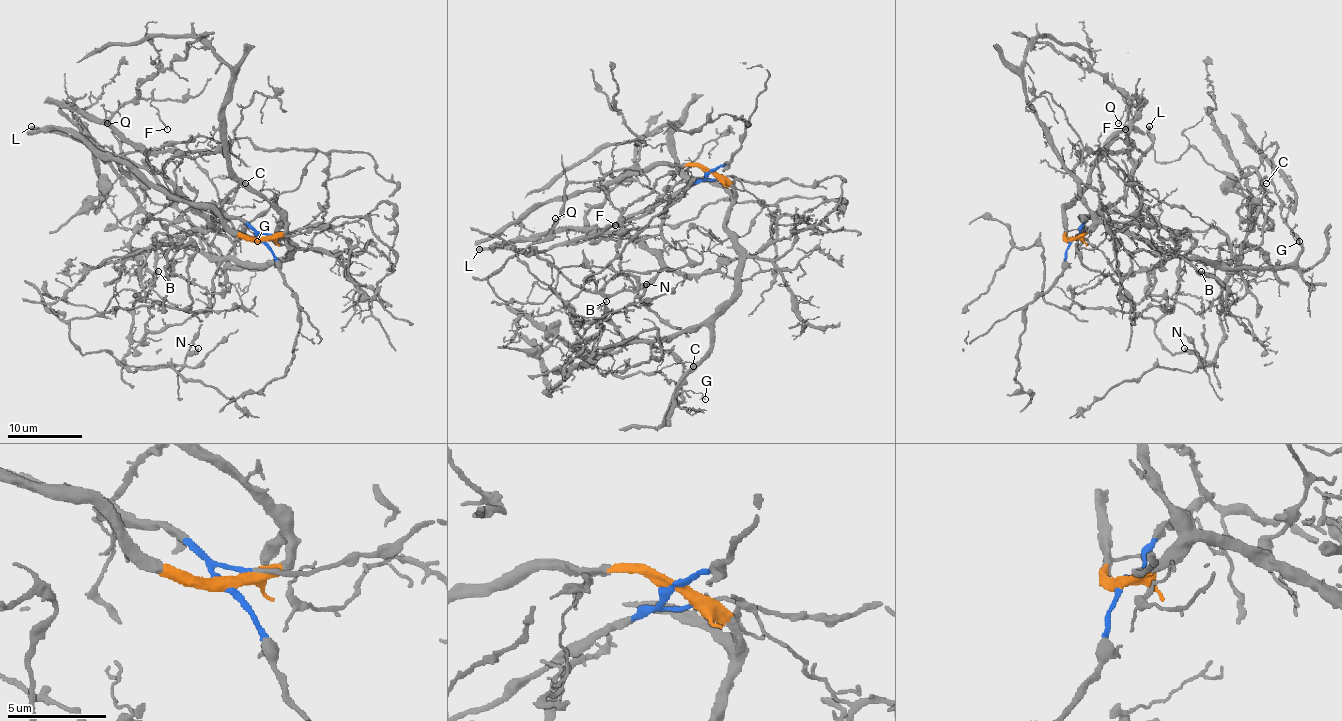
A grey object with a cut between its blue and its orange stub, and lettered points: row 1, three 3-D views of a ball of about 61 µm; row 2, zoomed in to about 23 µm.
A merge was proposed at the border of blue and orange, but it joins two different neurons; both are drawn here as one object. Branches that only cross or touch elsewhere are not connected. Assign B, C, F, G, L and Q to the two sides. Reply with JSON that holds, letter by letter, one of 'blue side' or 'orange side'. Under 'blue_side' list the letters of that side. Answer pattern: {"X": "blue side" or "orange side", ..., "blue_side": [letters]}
{"B": "orange side", "C": "orange side", "F": "blue side", "G": "orange side", "L": "blue side", "Q": "blue side", "blue_side": ["F", "L", "Q"]}

